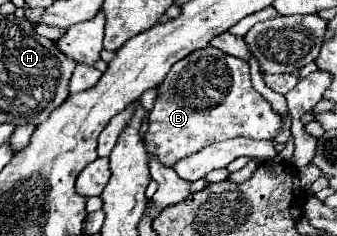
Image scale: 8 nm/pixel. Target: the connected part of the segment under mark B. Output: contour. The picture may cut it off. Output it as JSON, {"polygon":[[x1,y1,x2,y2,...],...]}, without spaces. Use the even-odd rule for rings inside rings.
{"polygon":[[213,46,195,50,191,58,183,58,183,62,177,62,169,70,167,78,159,84,155,108,149,118,151,124,145,136,147,152,155,154,165,166,173,166,179,158,191,156,211,142,235,136,273,140,283,124,281,116,253,88,249,64]]}

